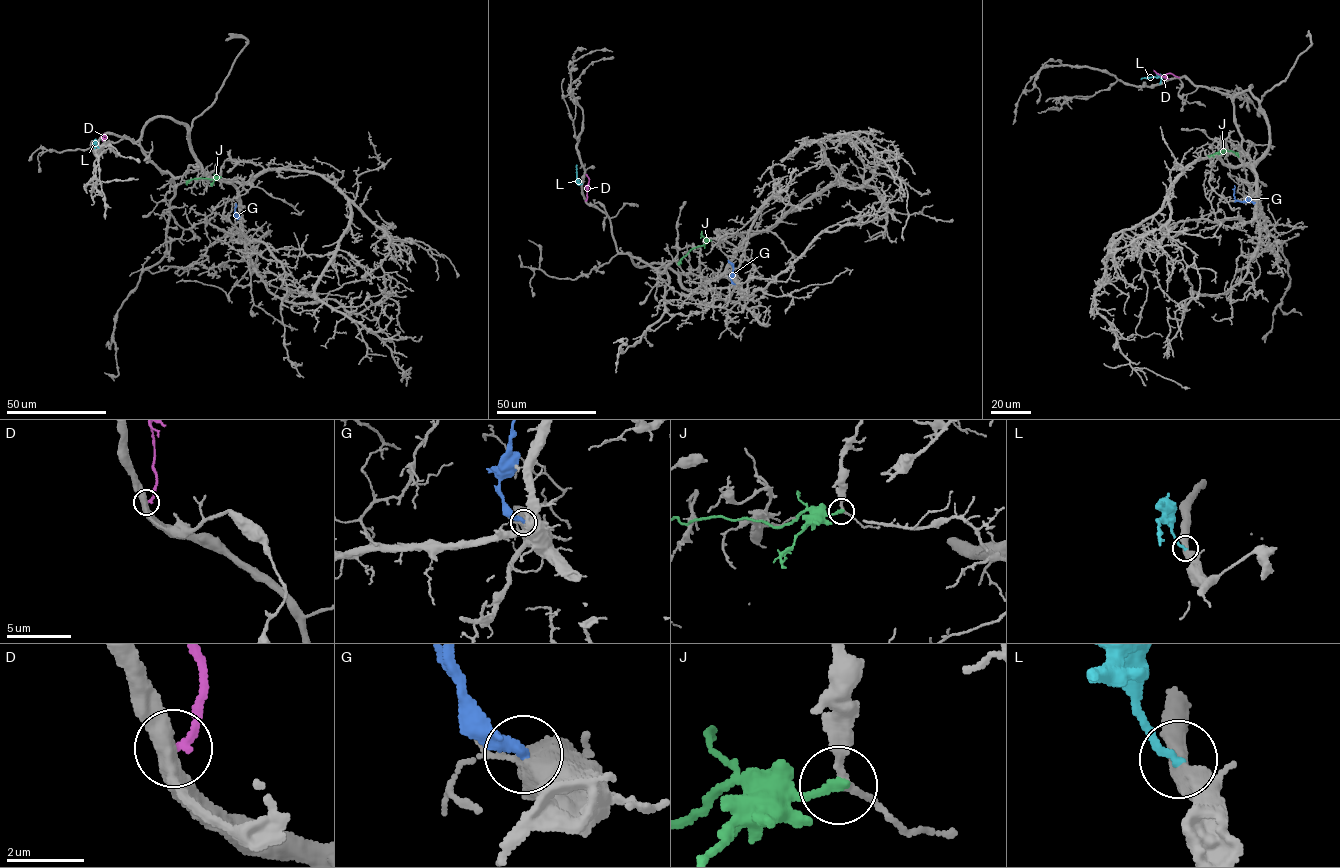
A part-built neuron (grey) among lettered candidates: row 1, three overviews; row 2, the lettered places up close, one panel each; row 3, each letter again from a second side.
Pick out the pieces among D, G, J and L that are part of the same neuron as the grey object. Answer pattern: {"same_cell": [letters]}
{"same_cell": []}

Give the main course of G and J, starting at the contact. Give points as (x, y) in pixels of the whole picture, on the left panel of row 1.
G: (239, 215), (235, 215), (239, 217), (235, 212), (235, 203)
J: (221, 177), (195, 178), (187, 185)

